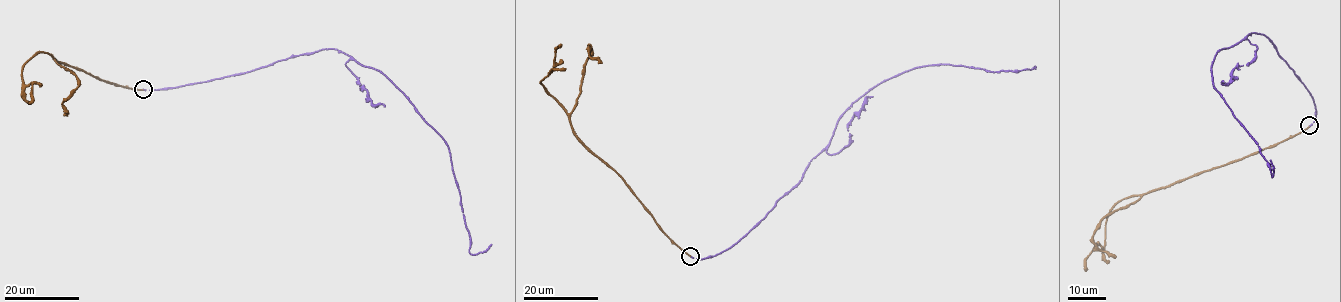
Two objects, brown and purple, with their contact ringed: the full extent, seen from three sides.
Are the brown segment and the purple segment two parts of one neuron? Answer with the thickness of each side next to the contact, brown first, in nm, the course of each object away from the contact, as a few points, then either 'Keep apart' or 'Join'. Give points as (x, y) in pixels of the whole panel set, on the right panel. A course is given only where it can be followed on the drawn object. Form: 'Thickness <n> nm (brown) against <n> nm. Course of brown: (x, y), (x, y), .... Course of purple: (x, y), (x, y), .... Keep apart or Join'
Thickness 160 nm (brown) against 160 nm. Course of brown: (1309, 126), (1276, 145), (1233, 162), (1122, 199), (1108, 214), (1105, 245), (1095, 246), (1086, 258), (1086, 271). Course of purple: (1309, 126), (1314, 99), (1268, 37), (1251, 33), (1222, 48), (1212, 82), (1272, 177), (1270, 160). Join

